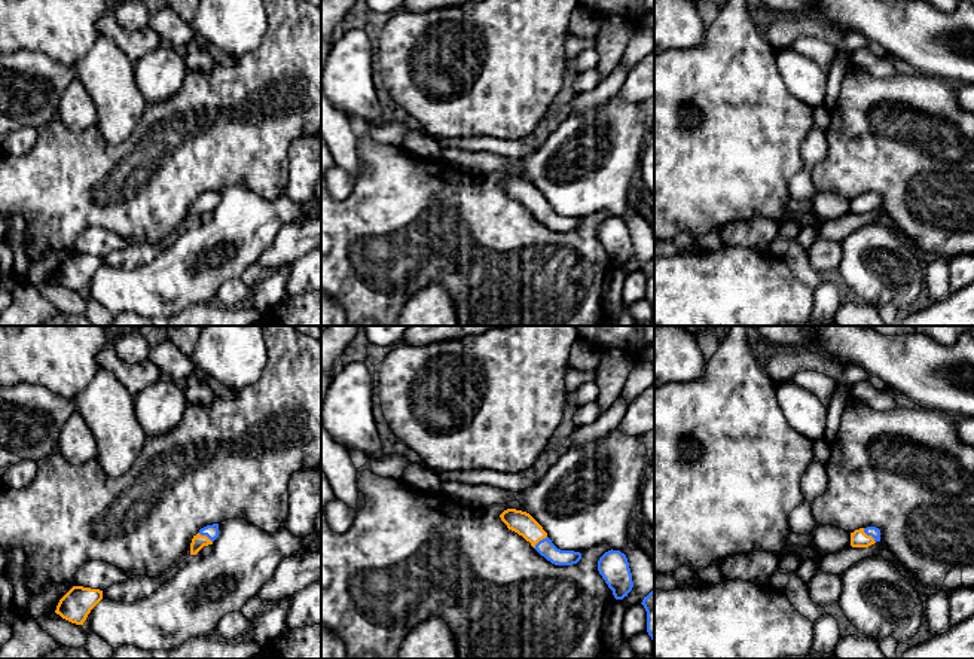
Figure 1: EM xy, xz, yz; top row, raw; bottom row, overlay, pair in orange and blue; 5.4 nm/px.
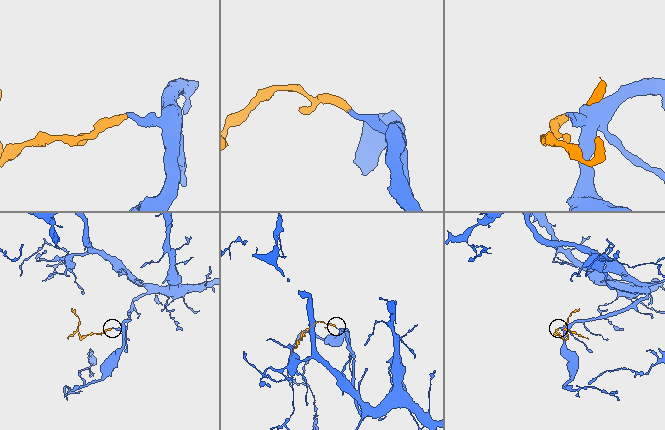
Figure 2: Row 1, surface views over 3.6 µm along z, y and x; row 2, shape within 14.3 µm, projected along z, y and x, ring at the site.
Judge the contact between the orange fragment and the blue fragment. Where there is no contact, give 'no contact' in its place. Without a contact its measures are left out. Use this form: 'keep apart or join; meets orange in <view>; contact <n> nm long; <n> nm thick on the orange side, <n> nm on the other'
join; meets orange in yz; contact 100 nm long; 100 nm thick on the orange side, 60 nm on the other

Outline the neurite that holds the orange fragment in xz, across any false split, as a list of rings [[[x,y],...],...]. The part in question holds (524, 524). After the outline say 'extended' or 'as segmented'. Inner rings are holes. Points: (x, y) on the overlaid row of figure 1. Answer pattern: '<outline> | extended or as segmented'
[[[507,509],[500,515],[509,530],[522,536],[547,561],[555,565],[573,565],[581,559],[580,552],[561,550],[547,537],[543,527],[526,512]]] | extended

